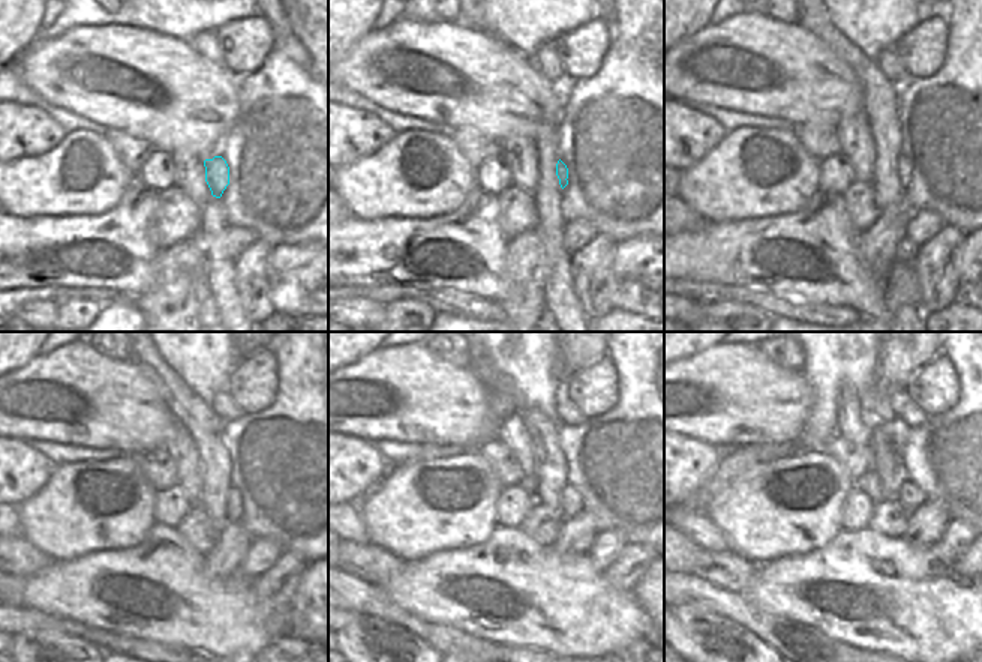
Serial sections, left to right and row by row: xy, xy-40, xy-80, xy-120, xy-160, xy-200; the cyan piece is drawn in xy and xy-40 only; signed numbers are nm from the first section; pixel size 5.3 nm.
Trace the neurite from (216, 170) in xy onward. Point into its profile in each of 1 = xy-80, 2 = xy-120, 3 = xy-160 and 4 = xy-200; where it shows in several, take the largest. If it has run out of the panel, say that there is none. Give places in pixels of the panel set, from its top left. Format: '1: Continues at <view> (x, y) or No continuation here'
1: Continues at xy-80 (904, 167)
2: Continues at xy-120 (234, 508)
3: Continues at xy-160 (571, 502)
4: Continues at xy-200 (910, 496)

